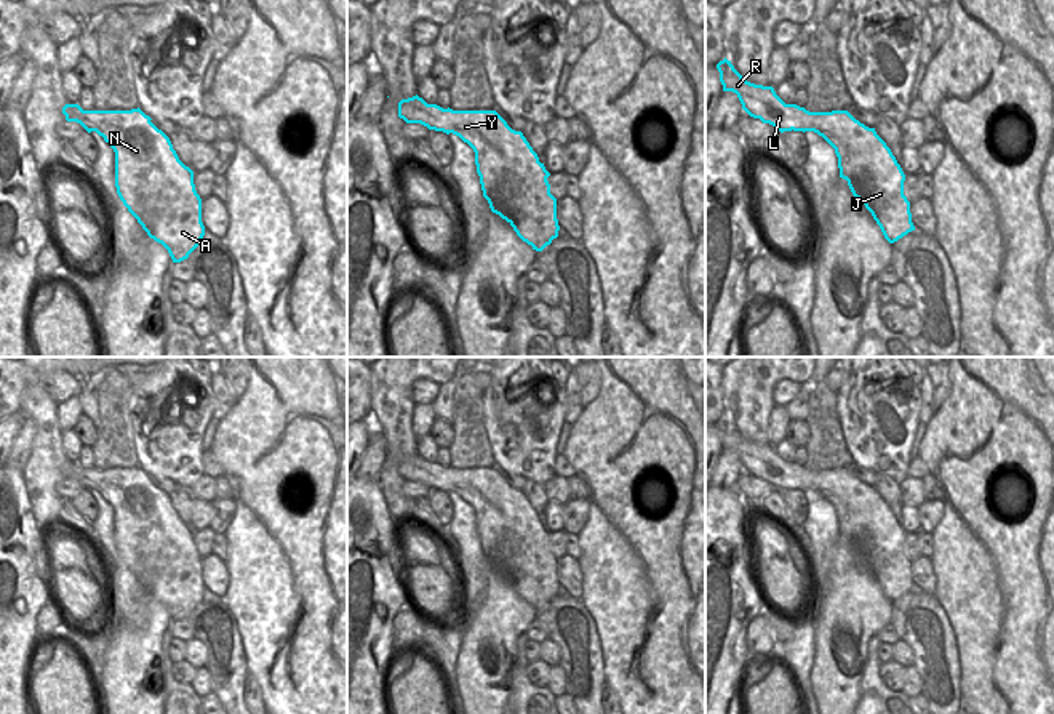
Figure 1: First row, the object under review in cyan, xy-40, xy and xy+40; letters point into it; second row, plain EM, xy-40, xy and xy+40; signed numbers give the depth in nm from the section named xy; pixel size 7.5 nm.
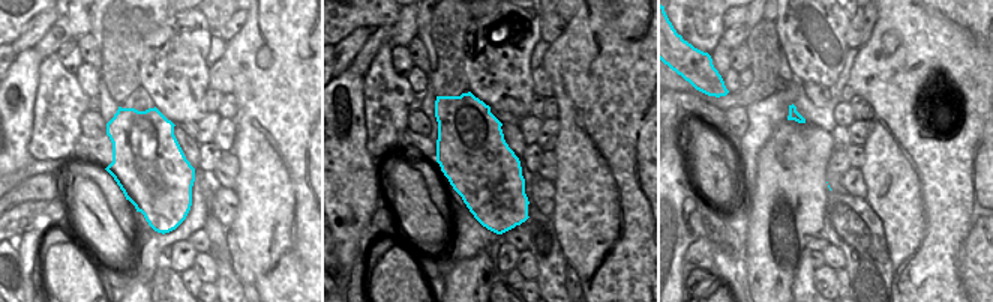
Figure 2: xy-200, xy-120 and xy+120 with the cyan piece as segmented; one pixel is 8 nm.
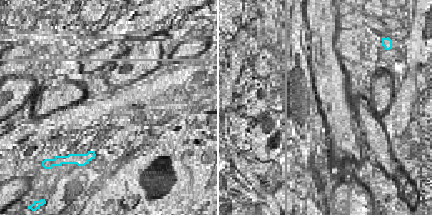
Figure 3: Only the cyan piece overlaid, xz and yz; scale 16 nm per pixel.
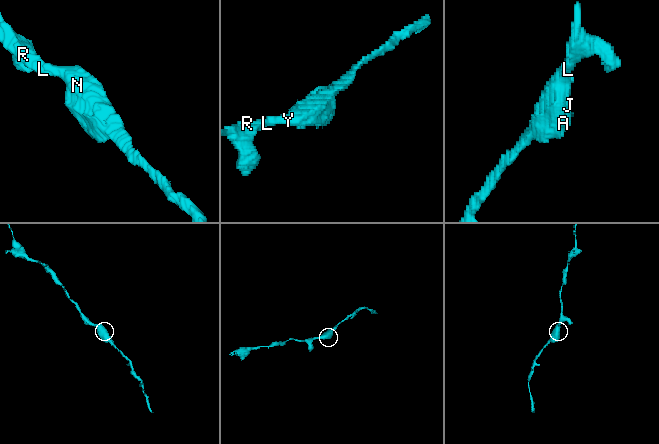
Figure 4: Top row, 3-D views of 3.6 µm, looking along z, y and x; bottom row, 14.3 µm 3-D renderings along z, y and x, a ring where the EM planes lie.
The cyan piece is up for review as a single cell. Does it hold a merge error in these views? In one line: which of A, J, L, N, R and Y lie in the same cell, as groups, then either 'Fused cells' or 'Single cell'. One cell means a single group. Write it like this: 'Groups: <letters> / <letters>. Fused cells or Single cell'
Groups: A J L N R Y. Single cell

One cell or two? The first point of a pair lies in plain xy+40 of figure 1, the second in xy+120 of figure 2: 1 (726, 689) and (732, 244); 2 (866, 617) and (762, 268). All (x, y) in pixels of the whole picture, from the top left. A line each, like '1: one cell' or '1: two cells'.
1: two cells
2: one cell

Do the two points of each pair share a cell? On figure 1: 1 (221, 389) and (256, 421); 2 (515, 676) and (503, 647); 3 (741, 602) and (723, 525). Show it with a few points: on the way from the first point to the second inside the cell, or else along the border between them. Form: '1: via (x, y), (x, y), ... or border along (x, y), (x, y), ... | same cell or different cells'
1: border along (239, 399), (218, 420) | different cells
2: border along (517, 658), (507, 677), (506, 697) | different cells
3: via (736, 583), (736, 557), (730, 545) | same cell

